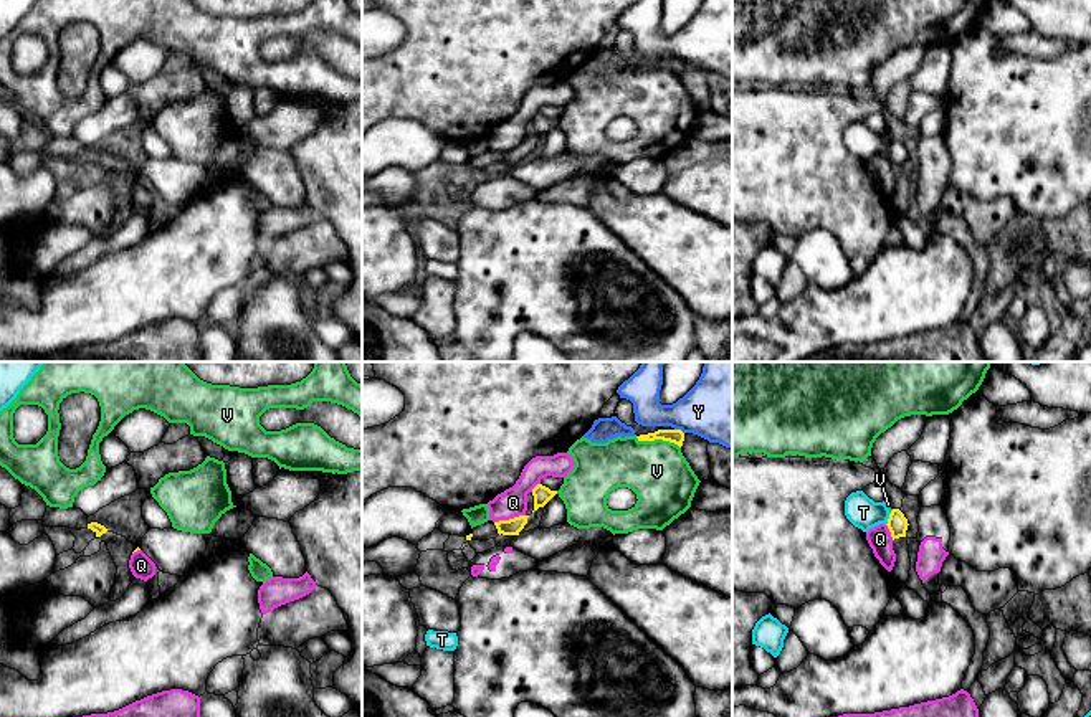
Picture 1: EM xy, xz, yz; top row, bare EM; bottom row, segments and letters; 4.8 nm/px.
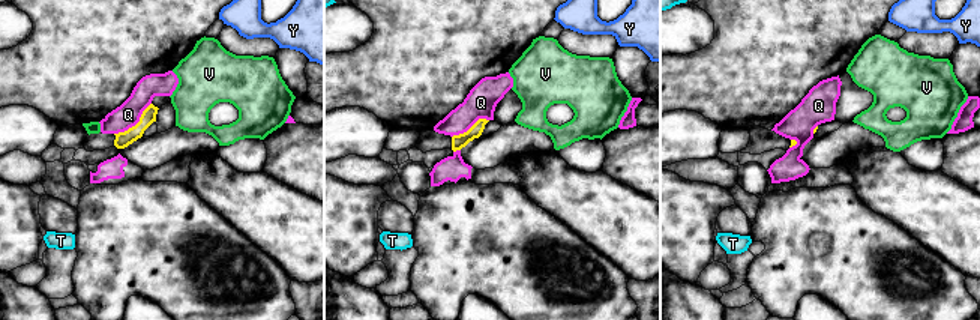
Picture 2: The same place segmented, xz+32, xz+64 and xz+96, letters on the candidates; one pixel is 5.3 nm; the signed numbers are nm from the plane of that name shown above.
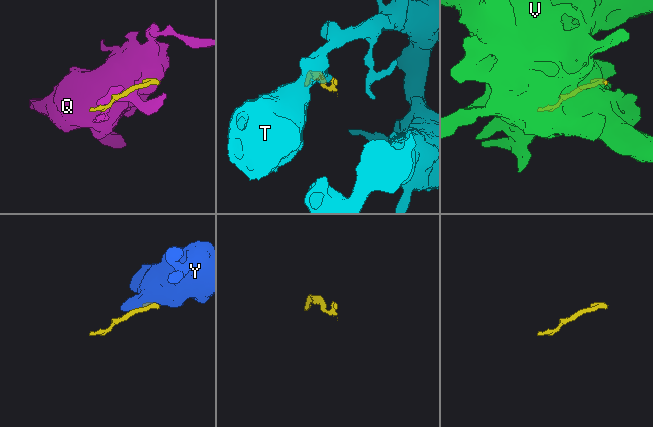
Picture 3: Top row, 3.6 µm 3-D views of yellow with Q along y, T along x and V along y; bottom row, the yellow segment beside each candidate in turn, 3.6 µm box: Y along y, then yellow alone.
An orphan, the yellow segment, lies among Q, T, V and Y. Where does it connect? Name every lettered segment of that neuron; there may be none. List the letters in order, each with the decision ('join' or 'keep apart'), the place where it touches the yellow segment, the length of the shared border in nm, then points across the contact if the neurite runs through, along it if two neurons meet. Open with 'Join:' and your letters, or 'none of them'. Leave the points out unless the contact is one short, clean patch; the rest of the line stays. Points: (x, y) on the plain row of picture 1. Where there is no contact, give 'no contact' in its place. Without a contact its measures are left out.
Join: none of them
Q: keep apart | xz (509, 149) | 160 nm | along xz (524, 144), (495, 152)
T: keep apart | yz (888, 149) | 70 nm
V: keep apart | xz (658, 68) | 240 nm
Y: keep apart | xz (680, 60) | 50 nm

